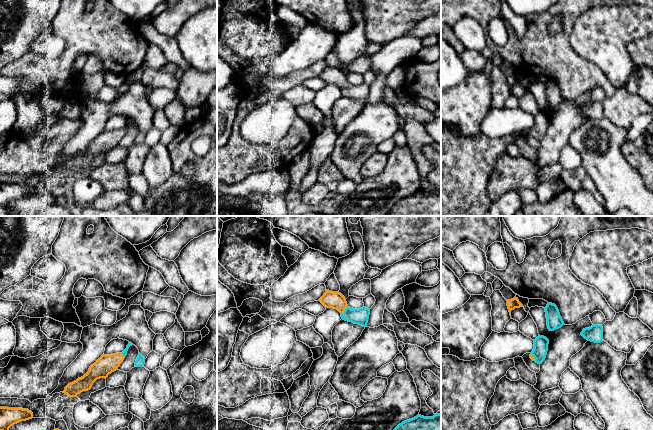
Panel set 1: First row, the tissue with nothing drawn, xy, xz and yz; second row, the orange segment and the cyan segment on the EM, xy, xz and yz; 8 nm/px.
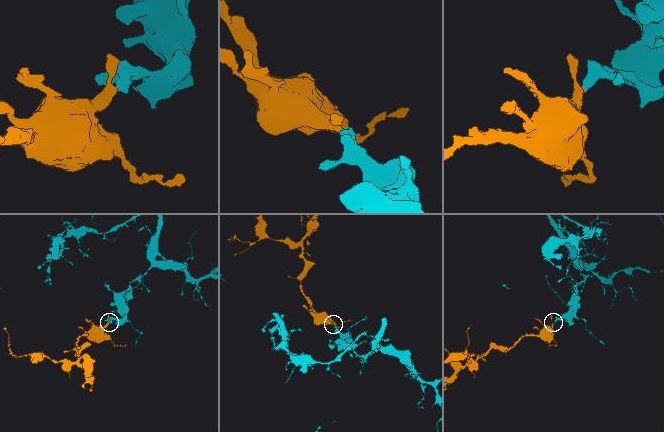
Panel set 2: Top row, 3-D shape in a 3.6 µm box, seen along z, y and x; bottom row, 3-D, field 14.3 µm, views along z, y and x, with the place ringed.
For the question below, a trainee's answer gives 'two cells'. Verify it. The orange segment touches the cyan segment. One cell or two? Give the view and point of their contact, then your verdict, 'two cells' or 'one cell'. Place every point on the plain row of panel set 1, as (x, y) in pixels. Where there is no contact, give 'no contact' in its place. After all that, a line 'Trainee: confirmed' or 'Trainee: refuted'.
contact xz (344, 86); one cell
Trainee: refuted

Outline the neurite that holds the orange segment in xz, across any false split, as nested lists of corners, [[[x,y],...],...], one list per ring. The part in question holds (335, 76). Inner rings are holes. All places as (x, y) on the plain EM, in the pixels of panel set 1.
[[[326,66],[319,77],[326,84],[337,85],[341,89],[343,96],[367,103],[370,85],[366,83],[360,85],[350,84],[347,81],[345,73],[341,69]]]

